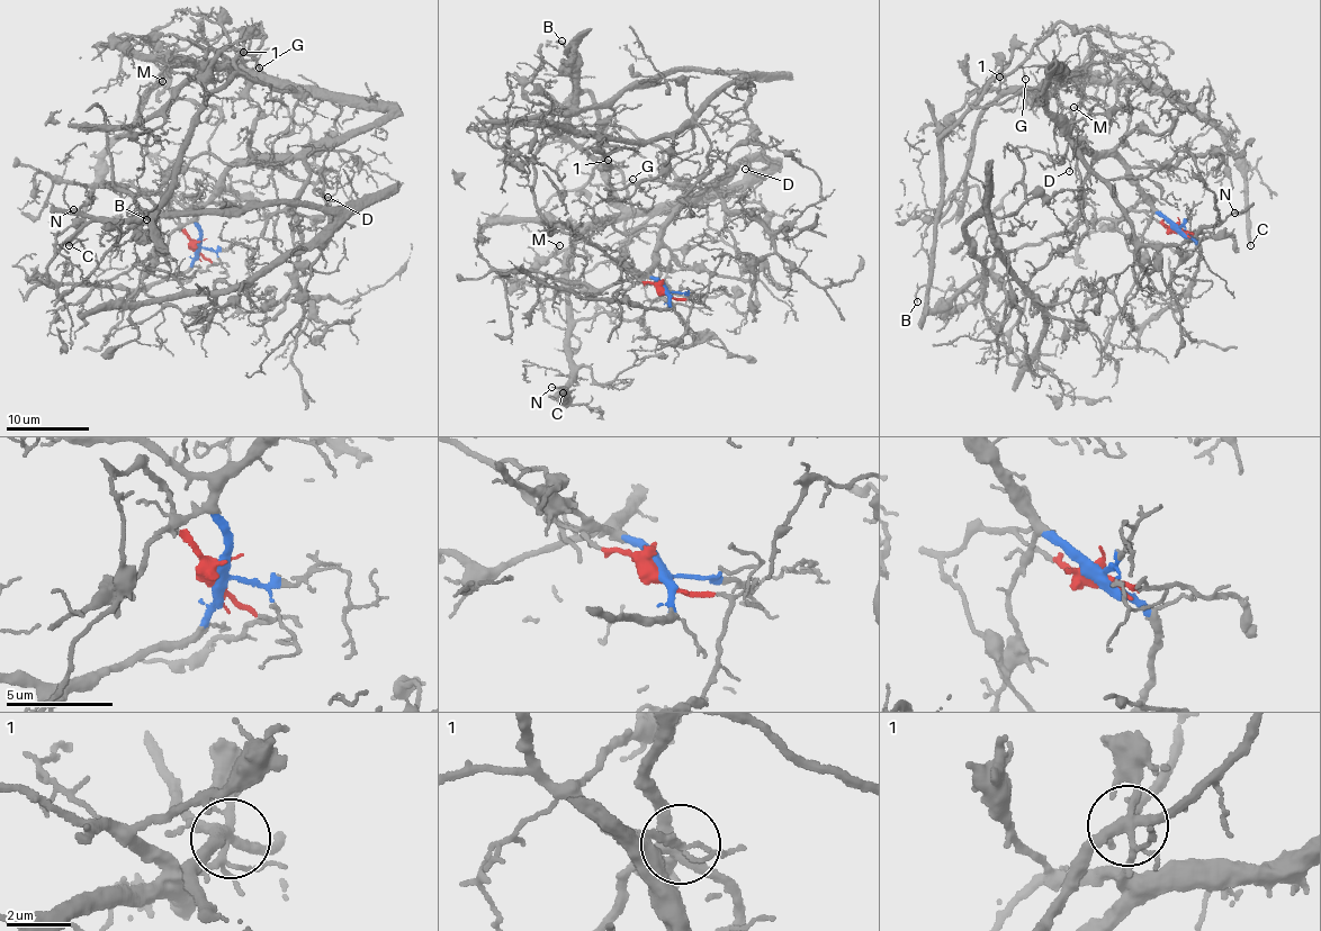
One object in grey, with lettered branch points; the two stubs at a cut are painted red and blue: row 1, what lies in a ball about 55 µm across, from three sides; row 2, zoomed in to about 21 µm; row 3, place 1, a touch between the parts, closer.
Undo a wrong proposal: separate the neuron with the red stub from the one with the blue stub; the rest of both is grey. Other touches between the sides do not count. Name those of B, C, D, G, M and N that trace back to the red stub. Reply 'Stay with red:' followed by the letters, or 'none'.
Stay with red: B, G

